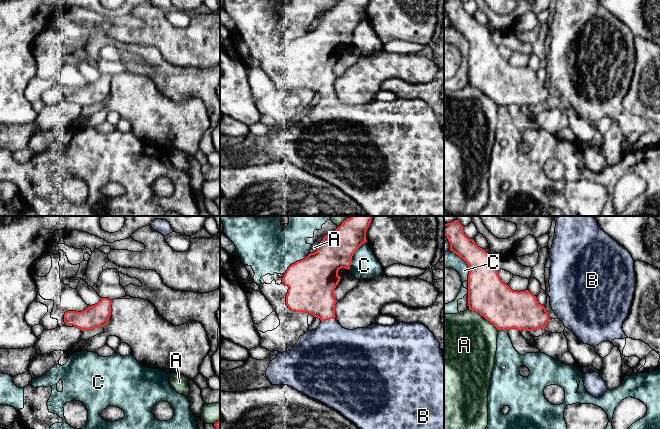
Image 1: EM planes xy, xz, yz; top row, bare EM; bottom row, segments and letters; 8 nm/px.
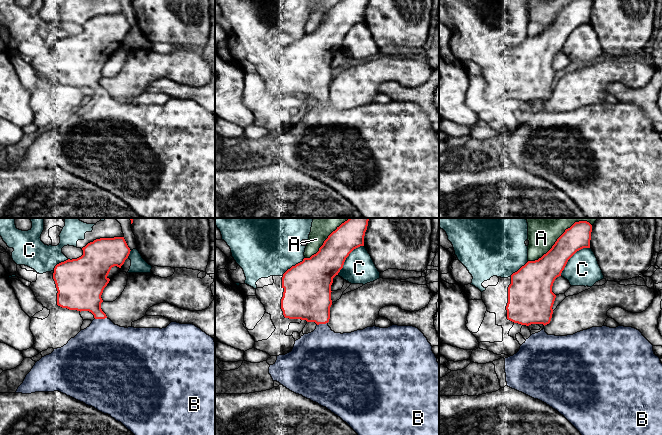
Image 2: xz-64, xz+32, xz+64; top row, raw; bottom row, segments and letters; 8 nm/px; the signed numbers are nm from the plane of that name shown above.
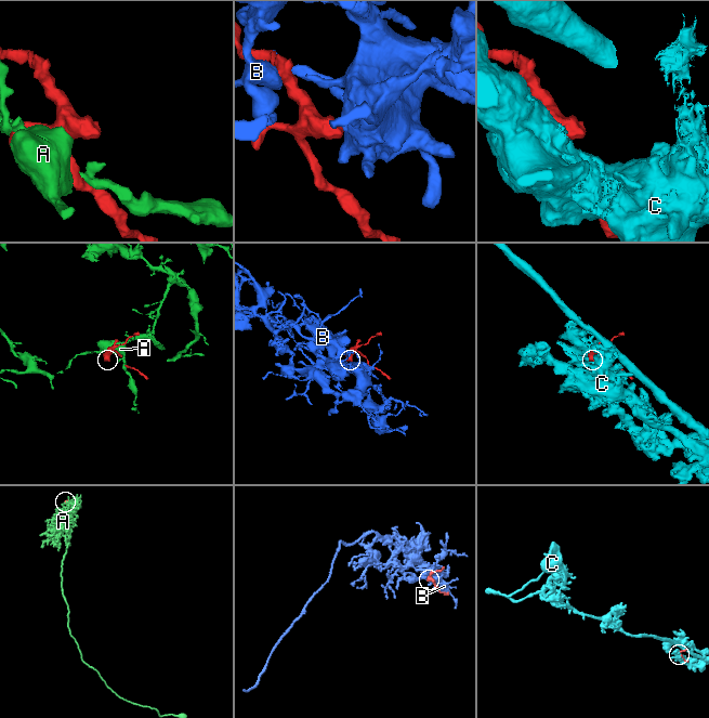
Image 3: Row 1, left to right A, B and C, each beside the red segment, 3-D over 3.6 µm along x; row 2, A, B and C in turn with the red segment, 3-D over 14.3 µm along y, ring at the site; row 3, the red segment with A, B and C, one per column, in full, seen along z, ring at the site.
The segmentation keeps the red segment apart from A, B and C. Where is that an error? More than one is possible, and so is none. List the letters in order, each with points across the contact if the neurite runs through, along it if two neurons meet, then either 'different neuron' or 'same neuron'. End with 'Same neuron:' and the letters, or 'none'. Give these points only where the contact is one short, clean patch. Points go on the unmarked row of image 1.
A: different neuron
B: way xz (312, 68), (324, 84), (327, 95), (330, 126); same neuron
C: different neuron
Same neuron: B

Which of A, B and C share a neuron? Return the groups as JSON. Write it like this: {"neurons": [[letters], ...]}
{"neurons": [["A"], ["B"], ["C"]]}

